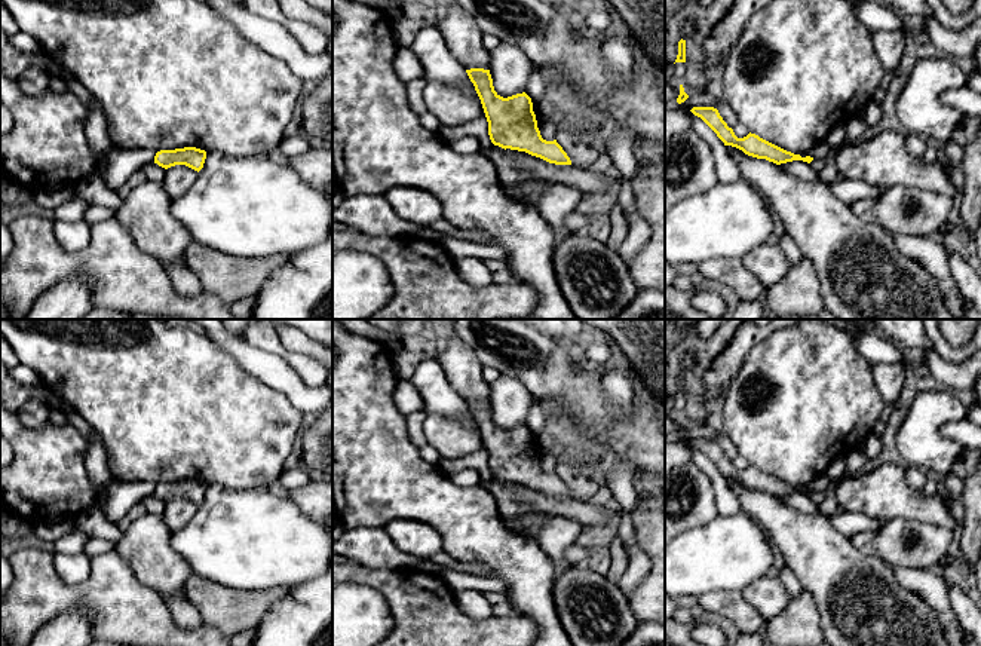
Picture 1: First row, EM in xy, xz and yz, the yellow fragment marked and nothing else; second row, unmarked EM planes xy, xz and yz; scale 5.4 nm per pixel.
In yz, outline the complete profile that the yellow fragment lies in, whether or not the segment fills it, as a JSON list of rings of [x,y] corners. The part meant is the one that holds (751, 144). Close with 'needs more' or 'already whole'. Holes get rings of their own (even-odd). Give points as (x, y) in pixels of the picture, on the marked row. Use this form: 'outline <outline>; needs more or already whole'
outline [[[693,107],[690,111],[701,117],[717,134],[724,146],[736,147],[748,156],[766,159],[776,165],[793,160],[803,160],[810,163],[813,160],[810,156],[801,157],[800,154],[787,151],[751,132],[744,138],[738,138],[733,129],[727,126],[718,110],[714,107]]]; already whole

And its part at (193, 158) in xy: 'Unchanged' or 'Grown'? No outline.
Unchanged

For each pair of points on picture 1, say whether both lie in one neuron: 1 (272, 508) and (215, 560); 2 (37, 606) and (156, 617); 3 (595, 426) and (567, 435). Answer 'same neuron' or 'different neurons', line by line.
1: same neuron
2: same neuron
3: different neurons

